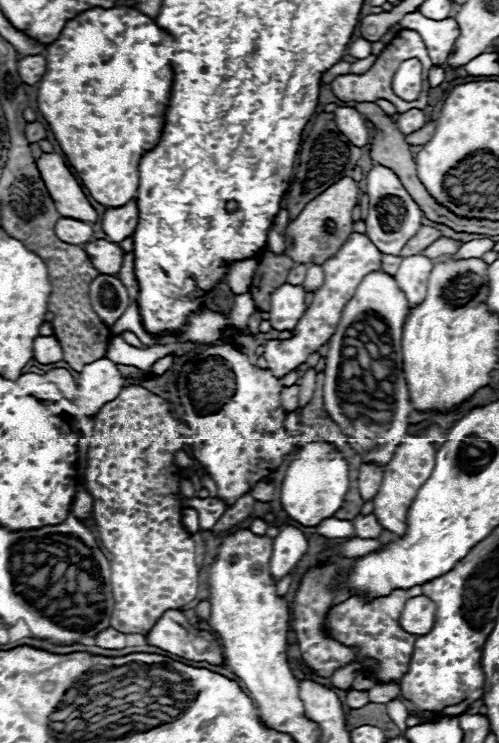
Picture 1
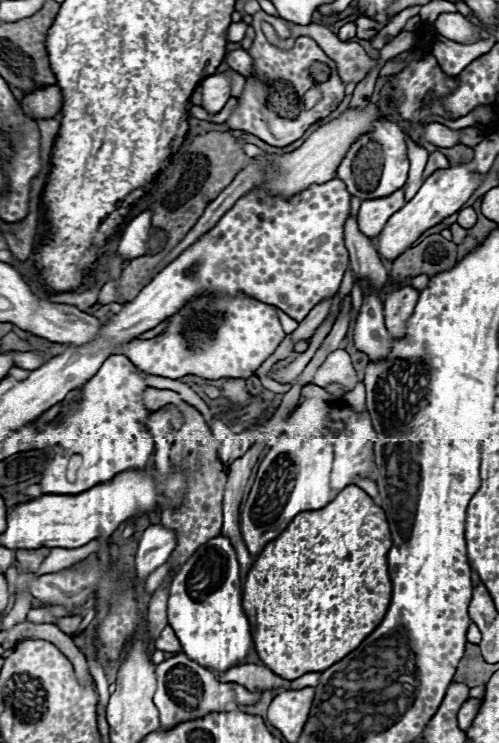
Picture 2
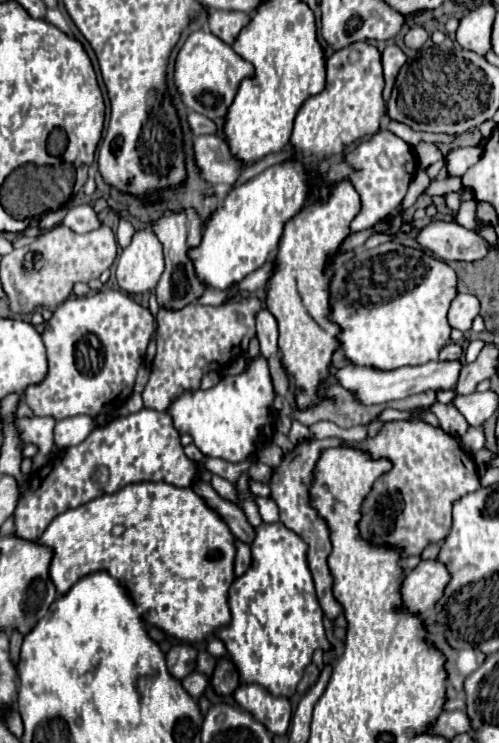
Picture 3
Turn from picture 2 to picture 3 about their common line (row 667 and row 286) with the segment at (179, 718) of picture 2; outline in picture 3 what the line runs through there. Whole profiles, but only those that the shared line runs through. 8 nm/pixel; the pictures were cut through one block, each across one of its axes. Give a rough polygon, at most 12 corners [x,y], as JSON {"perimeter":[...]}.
{"perimeter":[[194,208],[152,222],[166,270],[158,304],[182,308],[204,292],[188,248],[200,244]]}

